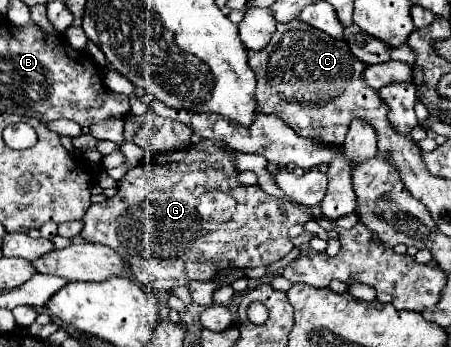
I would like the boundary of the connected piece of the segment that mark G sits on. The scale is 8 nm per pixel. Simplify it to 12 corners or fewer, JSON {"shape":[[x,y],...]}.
{"shape":[[221,142],[153,156],[79,236],[147,288],[293,250],[311,208],[241,186]]}

